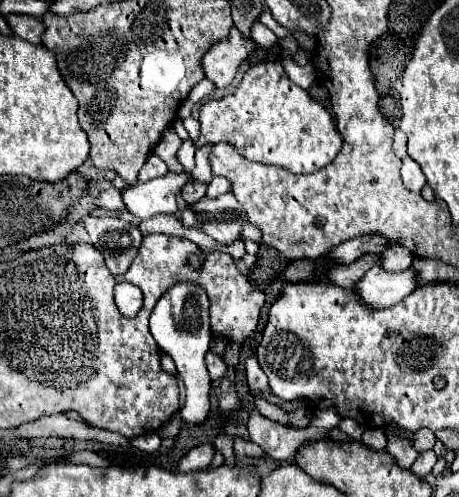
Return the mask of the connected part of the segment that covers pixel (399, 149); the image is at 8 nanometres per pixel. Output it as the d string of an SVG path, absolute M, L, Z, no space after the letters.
M401 129L395 131L395 141L393 141L393 153L399 157L399 159L405 159L407 157L407 137Z

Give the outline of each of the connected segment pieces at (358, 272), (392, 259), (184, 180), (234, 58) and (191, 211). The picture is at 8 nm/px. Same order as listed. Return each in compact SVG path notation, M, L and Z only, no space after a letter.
M365 255L365 257L357 259L357 261L349 263L349 265L339 265L339 267L335 267L335 269L331 271L331 279L333 279L339 287L351 291L351 287L353 287L357 281L361 281L361 277L363 277L369 269L377 267L379 263L381 263L381 259L379 259L377 255Z
M391 245L389 249L387 249L387 253L385 253L385 257L383 257L383 269L387 269L387 271L403 271L403 269L407 269L409 265L411 265L411 261L413 261L415 257L405 249L405 247L401 247L401 245Z
M167 173L163 177L157 177L157 179L151 179L147 183L137 183L137 185L131 185L123 191L123 199L125 199L125 207L131 211L131 215L139 217L139 219L151 219L153 215L167 214L174 215L178 211L176 197L181 193L181 189L189 183L189 181L195 181L191 173Z
M237 27L231 29L229 37L221 41L221 45L213 45L211 51L203 57L203 71L205 77L215 83L215 87L225 89L231 85L233 77L237 75L241 63L255 51L255 43L251 37L239 33Z
M225 193L217 199L203 197L187 205L181 221L185 227L199 229L217 243L233 243L241 237L243 225L247 225L247 213L233 193Z

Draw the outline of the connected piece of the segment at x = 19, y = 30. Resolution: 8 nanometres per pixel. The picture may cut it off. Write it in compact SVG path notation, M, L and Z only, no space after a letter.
M11 13L5 15L9 27L13 29L15 35L23 37L25 41L31 41L35 45L41 43L41 33L43 33L43 25L37 17L29 17L29 15L19 15L19 13Z

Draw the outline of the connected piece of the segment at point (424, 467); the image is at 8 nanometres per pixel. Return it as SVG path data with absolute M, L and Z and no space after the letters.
M425 451L423 455L419 455L411 467L411 471L415 471L415 475L419 477L425 477L427 473L431 473L431 469L433 469L433 451Z

